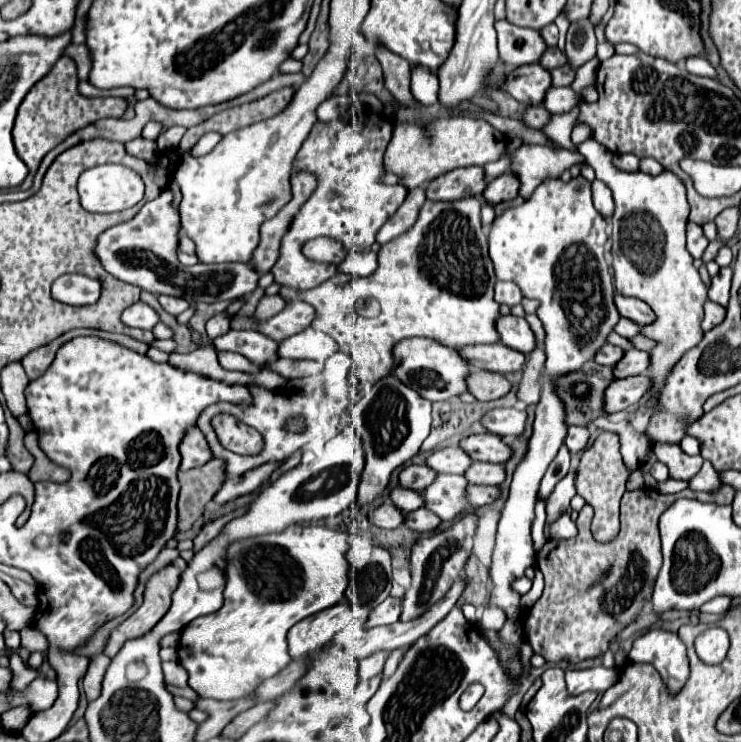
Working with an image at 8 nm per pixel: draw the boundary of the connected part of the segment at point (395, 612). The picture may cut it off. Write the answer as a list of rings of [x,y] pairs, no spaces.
[[[387,597],[381,605],[377,605],[377,609],[373,609],[373,613],[369,615],[369,621],[365,623],[365,627],[391,625],[399,619],[399,615],[401,615],[401,599]]]

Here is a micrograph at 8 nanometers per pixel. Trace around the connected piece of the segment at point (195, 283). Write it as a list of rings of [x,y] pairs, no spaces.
[[[165,189],[157,199],[145,203],[131,221],[107,229],[101,235],[101,241],[97,241],[97,257],[101,259],[107,273],[125,283],[137,285],[143,291],[183,297],[195,303],[233,301],[251,293],[259,285],[261,273],[253,267],[253,263],[199,263],[193,267],[181,265],[177,259],[179,231],[181,217],[173,207],[173,191]]]

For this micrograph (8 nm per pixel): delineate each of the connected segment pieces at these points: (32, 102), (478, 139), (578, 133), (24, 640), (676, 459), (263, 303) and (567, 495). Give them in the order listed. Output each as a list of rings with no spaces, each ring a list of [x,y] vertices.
[[[63,55],[53,65],[53,69],[41,81],[37,81],[37,85],[25,95],[23,103],[19,105],[15,127],[13,127],[13,143],[21,161],[29,167],[29,177],[25,181],[25,185],[21,185],[21,189],[31,187],[33,177],[35,177],[43,157],[51,149],[55,149],[59,143],[63,143],[69,135],[73,135],[75,131],[79,131],[99,119],[107,119],[107,117],[121,119],[127,111],[127,101],[121,97],[83,97],[81,95],[81,101],[73,101],[73,95],[79,95],[77,79],[73,81],[73,77],[77,77],[75,61],[67,55]]]
[[[441,117],[431,121],[425,129],[421,125],[403,123],[393,131],[393,139],[385,153],[385,169],[401,177],[407,189],[415,189],[425,181],[431,181],[451,169],[469,165],[487,165],[497,161],[505,151],[507,141],[499,137],[485,119],[471,117]]]
[[[585,124],[574,126],[571,133],[571,140],[577,146],[591,136],[591,129]]]
[[[27,627],[21,631],[21,647],[33,651],[45,651],[45,637],[41,637],[41,633],[37,633],[33,627]]]
[[[655,445],[653,453],[657,455],[657,459],[661,463],[665,463],[669,467],[671,479],[679,479],[679,481],[689,481],[693,475],[699,473],[699,469],[703,465],[701,455],[697,455],[697,457],[685,455],[679,445]]]
[[[273,295],[273,297],[263,297],[257,305],[257,311],[255,311],[255,319],[261,321],[261,319],[271,319],[273,315],[277,315],[279,311],[285,309],[285,301],[279,297],[279,295]]]
[[[569,473],[563,477],[561,483],[557,483],[555,491],[547,499],[547,523],[551,525],[559,515],[569,511],[569,501],[575,495],[575,485],[573,485],[575,475]]]

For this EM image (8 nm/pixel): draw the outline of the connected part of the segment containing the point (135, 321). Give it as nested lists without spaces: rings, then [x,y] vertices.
[[[139,301],[135,305],[131,305],[129,309],[123,311],[123,323],[129,327],[139,327],[139,329],[153,329],[159,323],[159,315],[155,313],[153,307],[149,307],[147,303]]]

